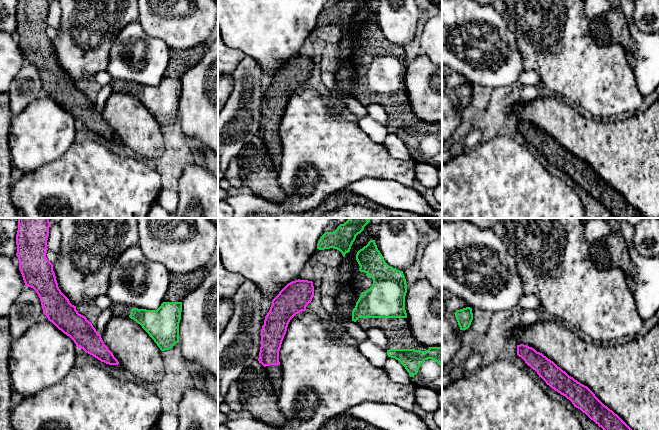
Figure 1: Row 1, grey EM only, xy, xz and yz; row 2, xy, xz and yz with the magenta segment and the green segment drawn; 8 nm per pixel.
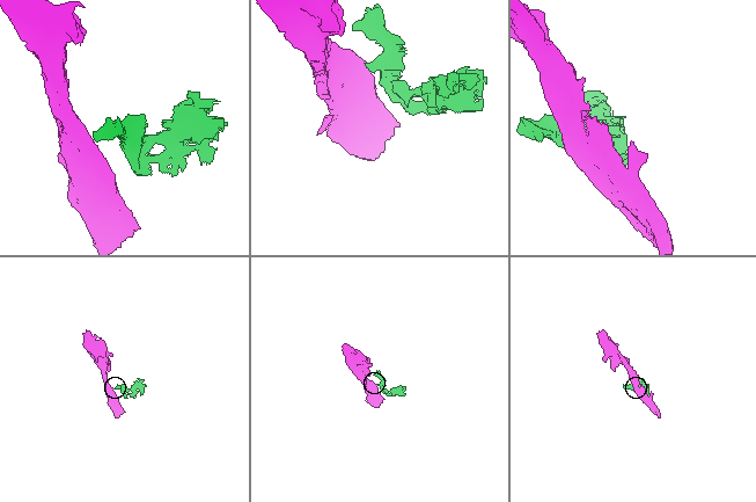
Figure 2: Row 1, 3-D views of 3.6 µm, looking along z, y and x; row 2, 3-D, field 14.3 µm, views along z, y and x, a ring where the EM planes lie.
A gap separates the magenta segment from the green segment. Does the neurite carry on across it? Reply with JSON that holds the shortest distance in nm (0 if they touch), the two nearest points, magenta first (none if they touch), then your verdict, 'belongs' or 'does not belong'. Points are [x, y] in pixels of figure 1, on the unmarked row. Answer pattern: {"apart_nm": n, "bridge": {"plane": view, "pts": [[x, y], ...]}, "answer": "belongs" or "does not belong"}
{"apart_nm": 260, "bridge": {"plane": "xz", "pts": [[311, 57], [319, 25]]}, "answer": "does not belong"}

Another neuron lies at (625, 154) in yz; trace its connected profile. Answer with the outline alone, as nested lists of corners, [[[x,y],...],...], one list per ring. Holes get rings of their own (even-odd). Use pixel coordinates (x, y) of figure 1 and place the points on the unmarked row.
[[[537,97],[523,103],[514,113],[517,121],[524,120],[542,129],[581,160],[587,162],[610,186],[617,190],[646,218],[659,218],[659,97],[645,112],[611,122],[587,119],[574,107],[556,97]]]

